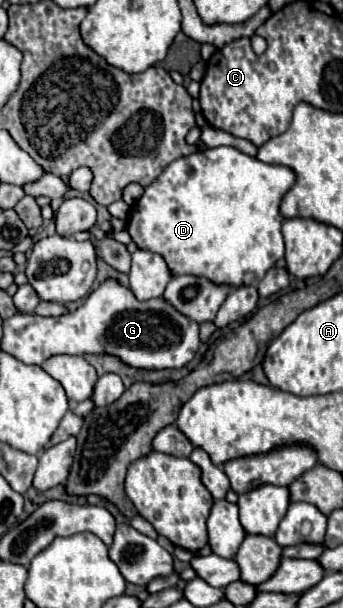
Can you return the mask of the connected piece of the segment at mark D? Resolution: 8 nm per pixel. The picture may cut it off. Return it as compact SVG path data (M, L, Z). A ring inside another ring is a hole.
M215 147L215 149L197 151L197 153L191 153L187 157L181 157L181 159L175 159L173 163L169 163L165 167L165 171L149 187L145 187L143 197L137 201L137 205L131 211L131 217L129 217L129 223L127 223L127 231L133 237L133 241L137 243L137 247L149 249L153 253L163 255L163 259L167 261L167 265L169 265L169 269L171 269L173 275L207 277L207 279L211 279L217 285L237 285L237 287L241 287L241 285L253 285L253 283L261 281L261 277L265 277L265 273L275 265L277 259L283 257L283 235L281 235L283 217L279 213L279 205L281 205L283 195L293 185L295 185L295 173L293 173L293 169L283 167L283 165L263 163L257 157L249 157L249 155L241 153L241 151L237 151L235 147Z

